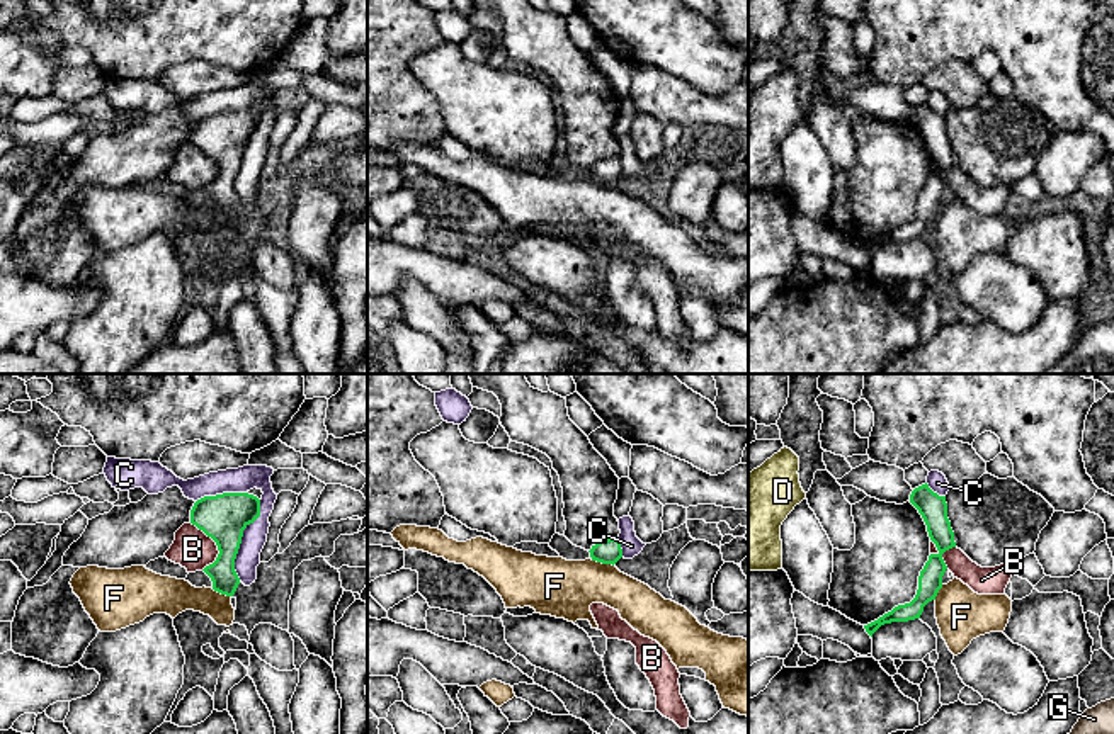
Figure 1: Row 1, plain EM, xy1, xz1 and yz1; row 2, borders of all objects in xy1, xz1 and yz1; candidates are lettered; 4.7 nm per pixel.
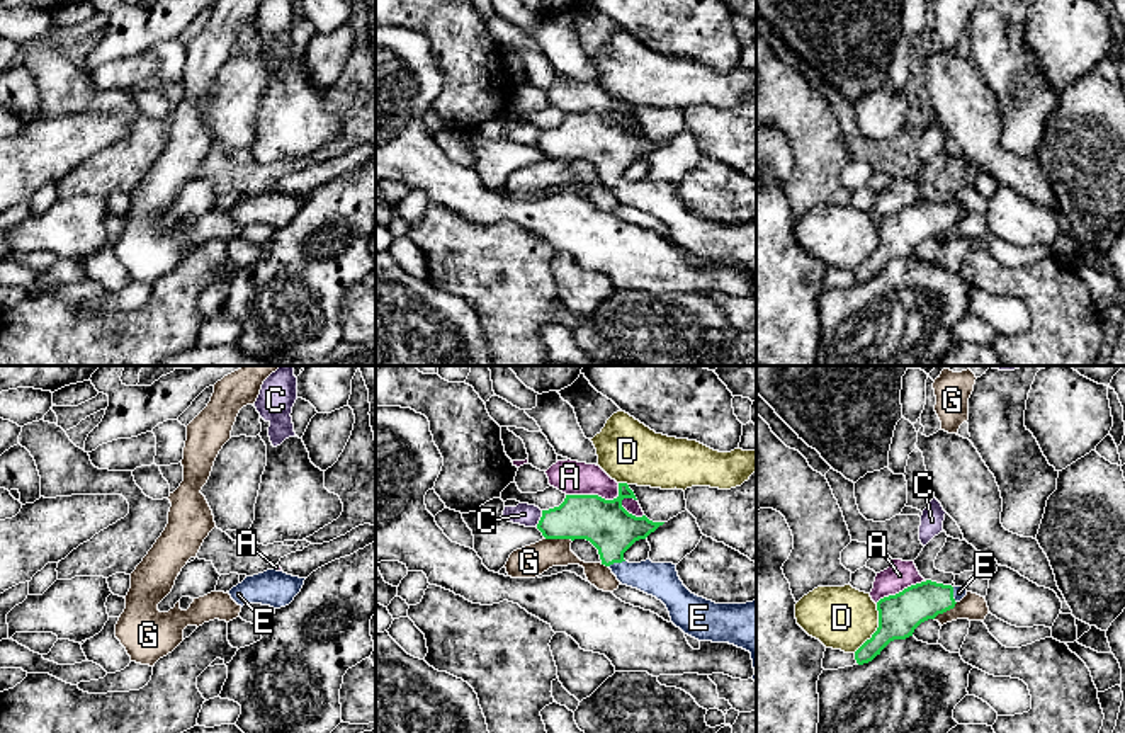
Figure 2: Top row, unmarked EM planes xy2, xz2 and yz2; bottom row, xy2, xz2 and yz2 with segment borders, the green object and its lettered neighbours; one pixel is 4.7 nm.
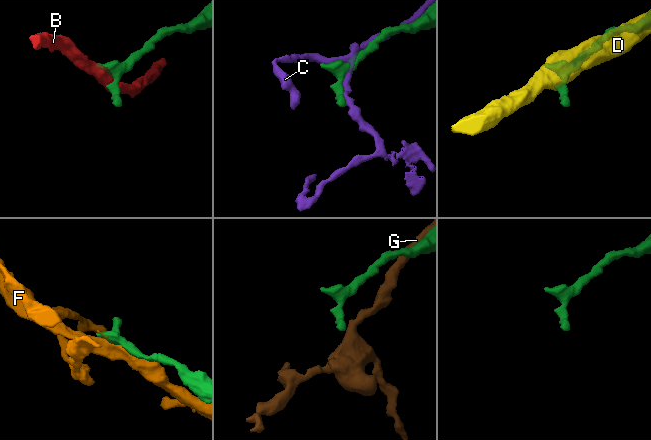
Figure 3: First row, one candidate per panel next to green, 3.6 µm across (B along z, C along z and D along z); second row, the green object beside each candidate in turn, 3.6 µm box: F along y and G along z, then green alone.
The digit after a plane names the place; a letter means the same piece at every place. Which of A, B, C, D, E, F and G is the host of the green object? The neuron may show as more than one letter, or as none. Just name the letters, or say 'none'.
E

